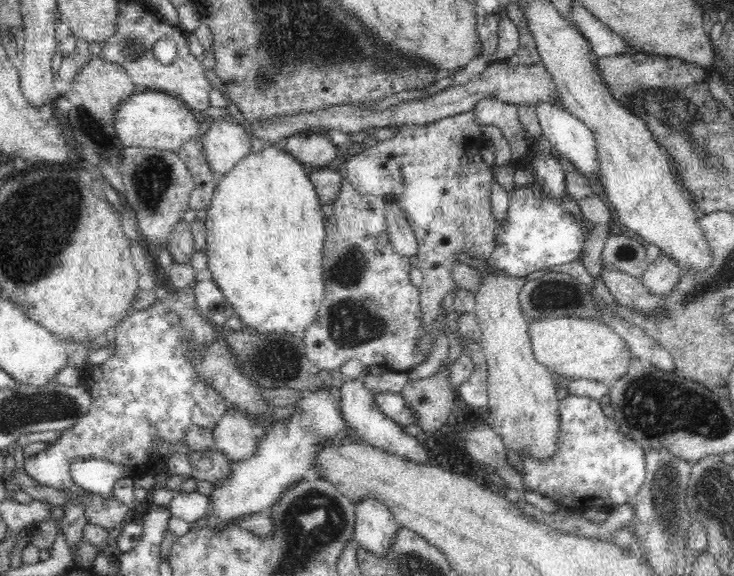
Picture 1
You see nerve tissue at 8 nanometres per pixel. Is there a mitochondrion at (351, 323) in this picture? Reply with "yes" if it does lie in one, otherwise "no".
yes

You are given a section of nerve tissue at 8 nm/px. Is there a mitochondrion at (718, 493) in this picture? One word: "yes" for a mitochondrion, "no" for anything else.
yes

